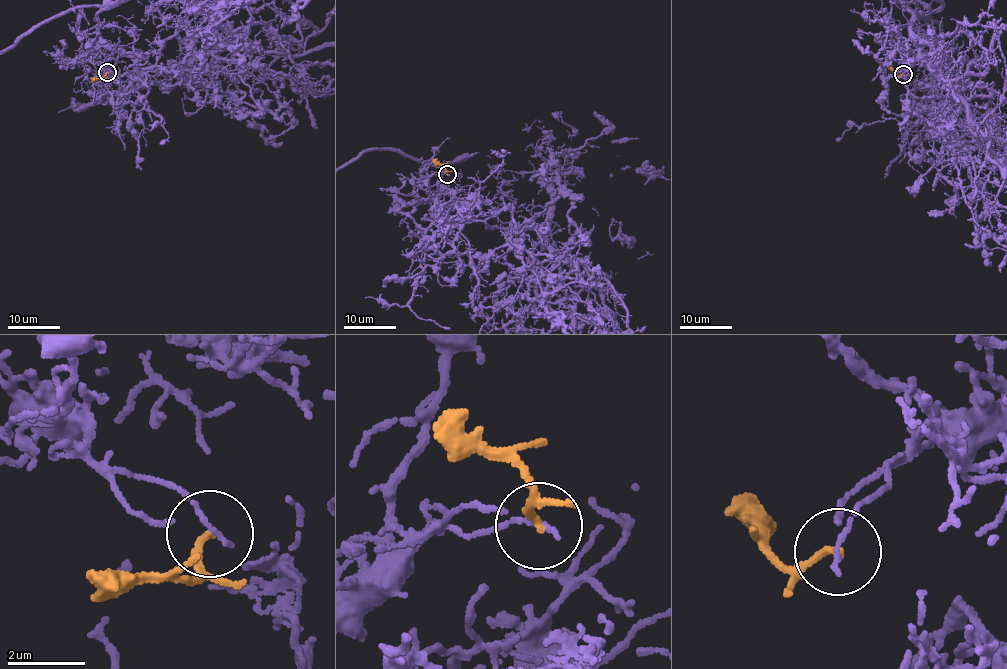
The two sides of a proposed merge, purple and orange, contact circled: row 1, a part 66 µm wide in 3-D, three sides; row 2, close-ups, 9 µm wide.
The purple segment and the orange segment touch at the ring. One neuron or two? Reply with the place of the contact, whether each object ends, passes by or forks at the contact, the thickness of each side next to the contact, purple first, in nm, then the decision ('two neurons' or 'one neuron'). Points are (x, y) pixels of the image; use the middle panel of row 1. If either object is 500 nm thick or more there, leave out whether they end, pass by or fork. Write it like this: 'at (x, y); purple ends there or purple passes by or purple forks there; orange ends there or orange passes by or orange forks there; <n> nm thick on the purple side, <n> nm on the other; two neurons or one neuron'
at (447, 174); purple ends there; orange ends there; 150 nm thick on the purple side, 200 nm on the other; two neurons

